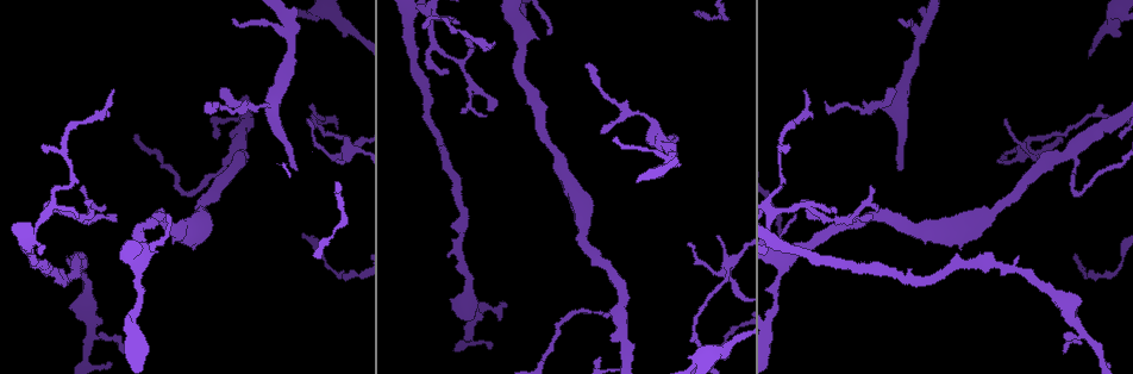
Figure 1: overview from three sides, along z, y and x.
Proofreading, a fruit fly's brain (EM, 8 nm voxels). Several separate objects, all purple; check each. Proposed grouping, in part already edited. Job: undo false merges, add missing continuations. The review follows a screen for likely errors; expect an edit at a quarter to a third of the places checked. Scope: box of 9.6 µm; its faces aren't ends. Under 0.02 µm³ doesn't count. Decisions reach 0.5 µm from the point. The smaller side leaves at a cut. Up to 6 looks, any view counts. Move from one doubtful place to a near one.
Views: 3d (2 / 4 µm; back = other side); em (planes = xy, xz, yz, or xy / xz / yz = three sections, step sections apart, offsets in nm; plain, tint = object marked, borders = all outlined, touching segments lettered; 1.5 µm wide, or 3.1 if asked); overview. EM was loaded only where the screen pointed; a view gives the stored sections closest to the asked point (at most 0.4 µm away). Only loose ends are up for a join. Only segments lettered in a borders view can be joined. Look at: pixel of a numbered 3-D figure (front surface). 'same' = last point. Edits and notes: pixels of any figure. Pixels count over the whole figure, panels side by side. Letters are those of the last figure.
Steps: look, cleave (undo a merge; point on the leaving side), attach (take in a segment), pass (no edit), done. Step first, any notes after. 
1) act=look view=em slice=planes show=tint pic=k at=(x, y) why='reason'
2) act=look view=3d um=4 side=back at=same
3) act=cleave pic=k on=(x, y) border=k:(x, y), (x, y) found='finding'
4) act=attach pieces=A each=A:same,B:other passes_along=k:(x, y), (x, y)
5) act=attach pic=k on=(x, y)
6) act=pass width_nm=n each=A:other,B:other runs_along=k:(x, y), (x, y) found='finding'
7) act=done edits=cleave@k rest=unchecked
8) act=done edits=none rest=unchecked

act=look view=3d um=2 pic=1 at=(719, 238) why='tapers out'

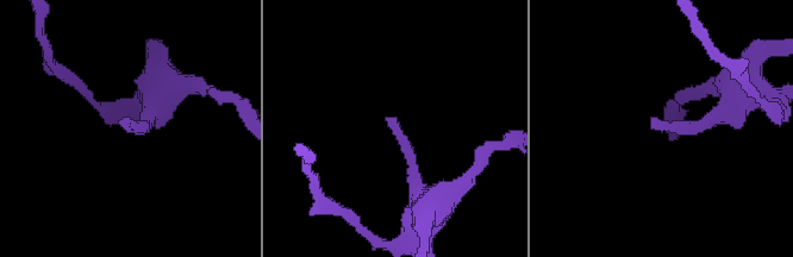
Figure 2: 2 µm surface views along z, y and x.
act=look view=em slice=planes show=borders pic=2 at=(389, 119) why='shape alone is not enough'

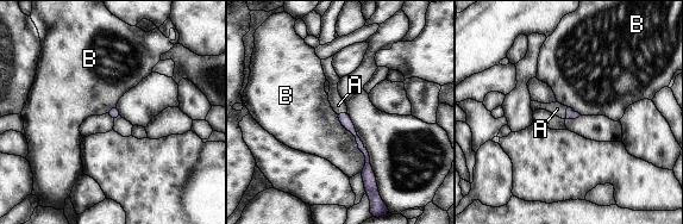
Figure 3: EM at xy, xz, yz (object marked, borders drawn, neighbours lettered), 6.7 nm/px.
act=attach pieces=A longest_contact=B:440nm each=A:same,B:other passes_along=3:(344, 117), (340, 112), (338, 105) found='the neuron continues'

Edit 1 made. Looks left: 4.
act=look view=overview why='redraw'

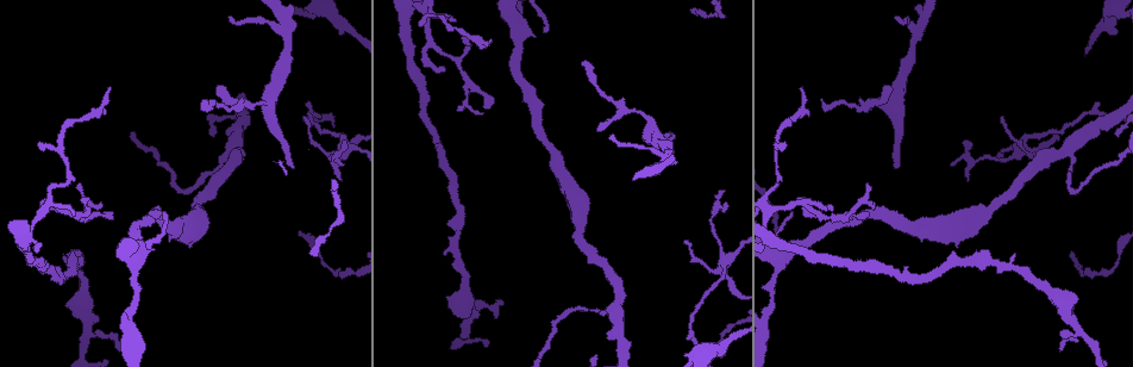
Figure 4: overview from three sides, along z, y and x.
act=look view=em slice=planes show=borders pic=4 at=(1061, 350) why='free end'

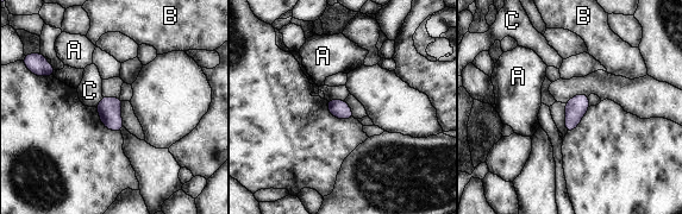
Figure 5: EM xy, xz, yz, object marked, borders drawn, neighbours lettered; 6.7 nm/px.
act=pass each=A:other,B:other,C:other border=5:(102, 96), (95, 107) found='none of them fits'

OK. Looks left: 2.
act=look view=em slice=planes show=borders pic=4 at=(771, 295) why='sudden change in width'

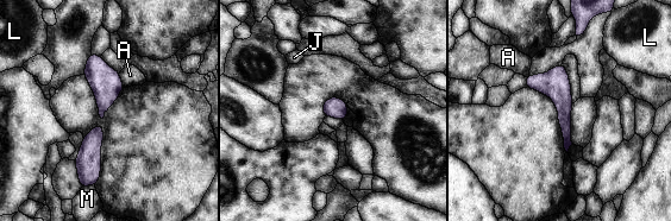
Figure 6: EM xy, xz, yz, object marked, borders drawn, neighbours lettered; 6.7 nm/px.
act=pass each=A:other,J:other,L:other,M:other runs_along=6:(528, 79), (564, 102), (566, 145) found='continuous, no second neuron'

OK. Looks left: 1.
act=done edits=attach@3 rest=unchecked

